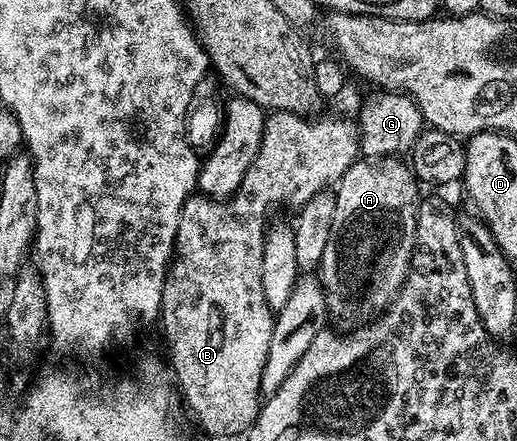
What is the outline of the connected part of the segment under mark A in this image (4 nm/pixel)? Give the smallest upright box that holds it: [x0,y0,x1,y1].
[317,157,419,331]

